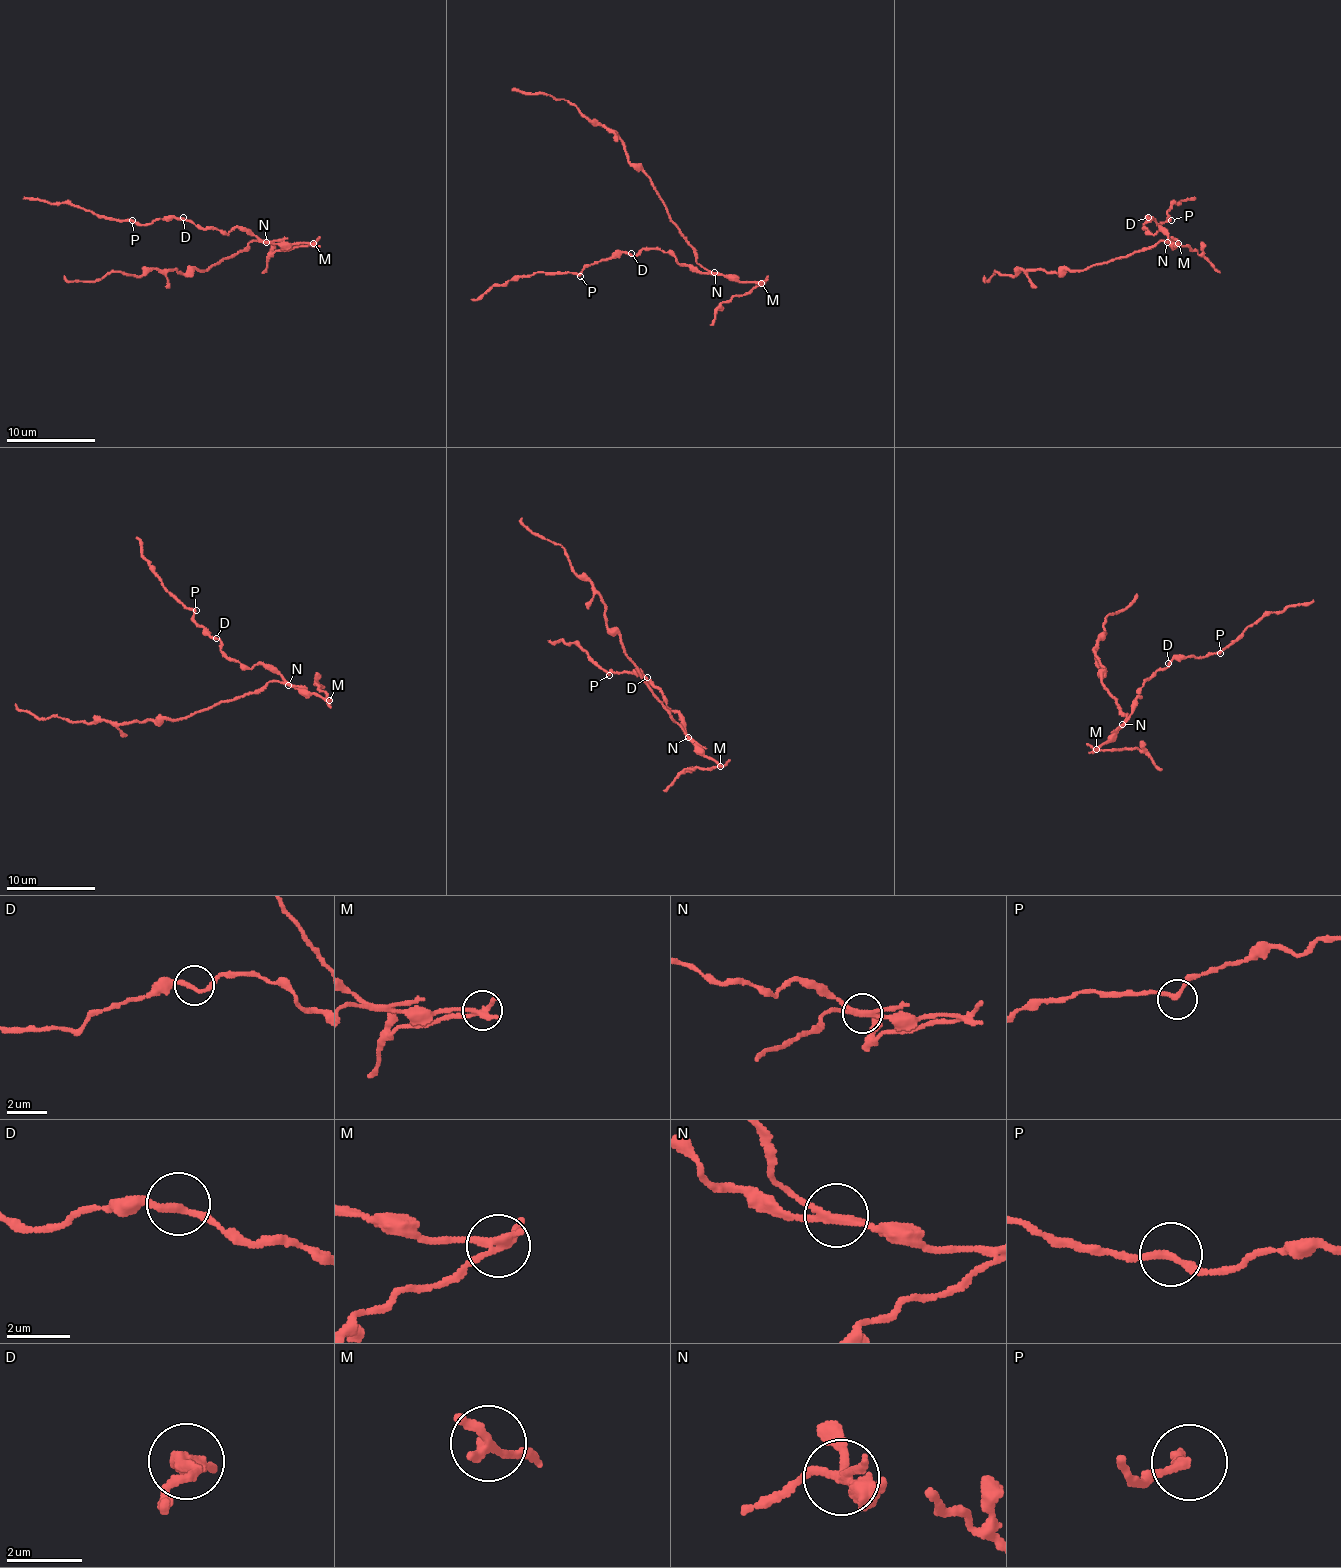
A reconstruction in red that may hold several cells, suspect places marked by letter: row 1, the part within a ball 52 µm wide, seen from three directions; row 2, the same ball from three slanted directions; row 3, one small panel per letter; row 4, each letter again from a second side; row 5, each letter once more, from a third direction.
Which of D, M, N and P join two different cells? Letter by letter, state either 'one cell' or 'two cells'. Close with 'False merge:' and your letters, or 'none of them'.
D: one cell
M: two cells
N: two cells
P: one cell
False merge: M, N

